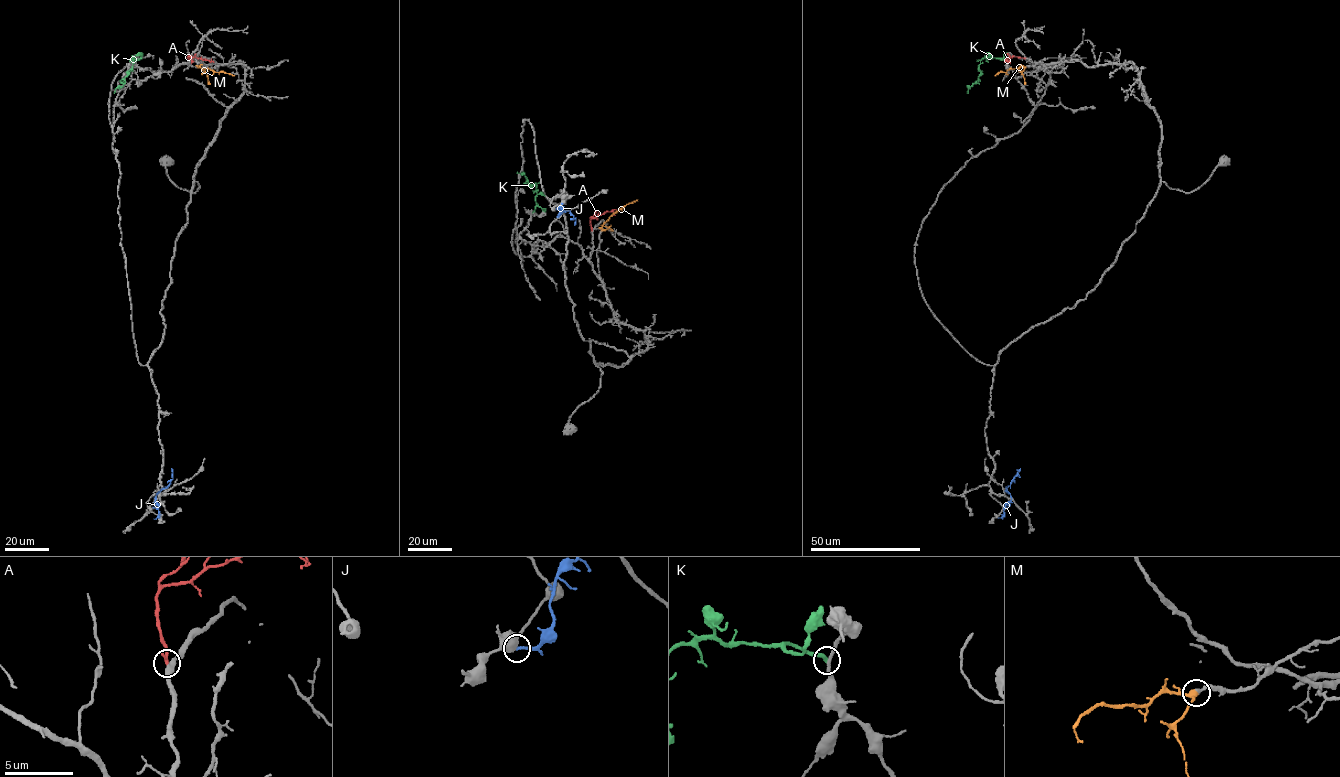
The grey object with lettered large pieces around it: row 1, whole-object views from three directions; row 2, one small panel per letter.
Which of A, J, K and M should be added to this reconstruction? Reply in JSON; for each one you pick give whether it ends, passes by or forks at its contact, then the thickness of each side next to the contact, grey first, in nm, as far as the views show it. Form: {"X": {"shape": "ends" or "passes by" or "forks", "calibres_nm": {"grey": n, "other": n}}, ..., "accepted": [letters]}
{"A": {"shape": "ends", "calibres_nm": {"grey": 360, "other": 240}}, "M": {"shape": "passes by", "calibres_nm": {"grey": 200, "other": 320}}, "accepted": ["A", "M"]}

